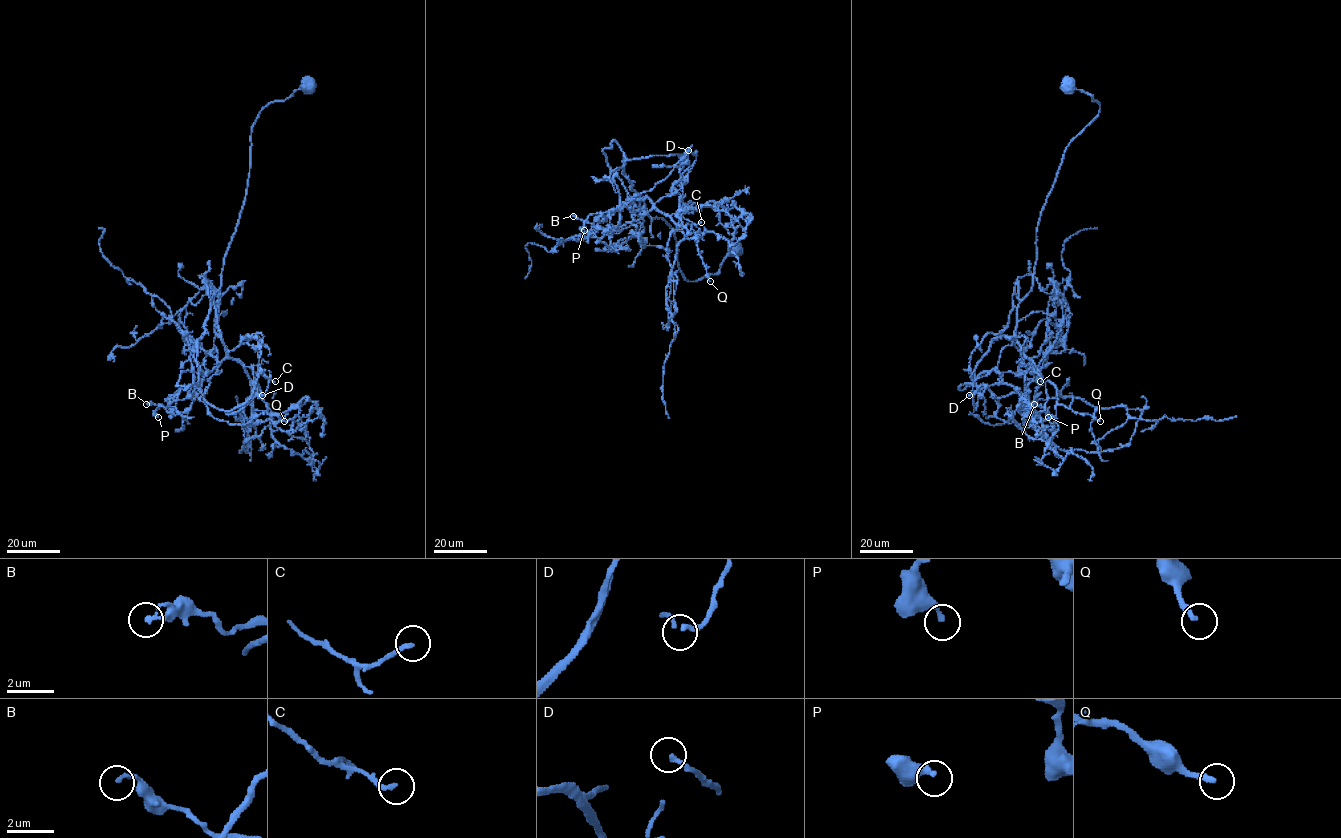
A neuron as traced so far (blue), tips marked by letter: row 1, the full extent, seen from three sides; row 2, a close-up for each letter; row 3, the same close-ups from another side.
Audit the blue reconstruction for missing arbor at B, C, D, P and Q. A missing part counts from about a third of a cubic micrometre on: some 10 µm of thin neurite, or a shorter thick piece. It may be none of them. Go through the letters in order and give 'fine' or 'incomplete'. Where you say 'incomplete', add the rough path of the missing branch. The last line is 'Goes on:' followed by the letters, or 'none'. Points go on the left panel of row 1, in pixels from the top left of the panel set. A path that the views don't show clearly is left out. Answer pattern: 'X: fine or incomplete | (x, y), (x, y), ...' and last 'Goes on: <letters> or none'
B: fine
C: incomplete
D: fine
P: fine
Q: fine
Goes on: C

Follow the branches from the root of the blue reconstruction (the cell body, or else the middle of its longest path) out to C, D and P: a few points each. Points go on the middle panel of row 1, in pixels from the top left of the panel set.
C: (733, 249), (717, 273), (687, 281), (672, 230), (640, 201), (701, 222)
D: (733, 249), (717, 273), (687, 281), (672, 230), (640, 206), (646, 197), (677, 228), (696, 159), (688, 150)
P: (733, 249), (717, 273), (687, 281), (672, 230), (640, 206), (646, 197), (649, 211), (591, 214), (584, 230)

